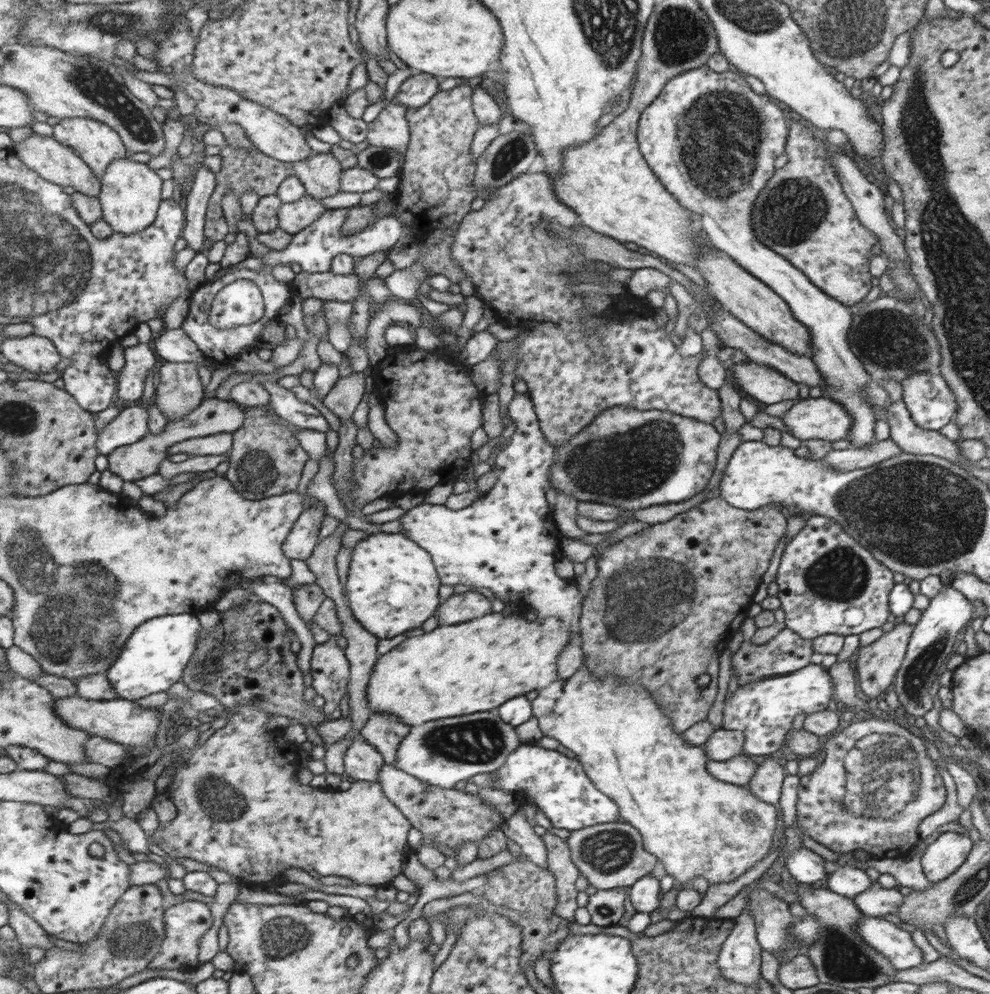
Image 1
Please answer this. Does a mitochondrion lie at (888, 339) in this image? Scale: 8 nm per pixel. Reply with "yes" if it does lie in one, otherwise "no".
yes

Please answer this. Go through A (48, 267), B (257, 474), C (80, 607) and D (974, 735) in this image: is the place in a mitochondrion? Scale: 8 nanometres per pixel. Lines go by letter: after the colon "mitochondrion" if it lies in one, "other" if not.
A: mitochondrion
B: mitochondrion
C: mitochondrion
D: other

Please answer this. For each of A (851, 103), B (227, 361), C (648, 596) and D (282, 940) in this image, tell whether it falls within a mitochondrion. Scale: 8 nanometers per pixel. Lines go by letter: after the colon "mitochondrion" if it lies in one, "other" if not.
A: other
B: other
C: mitochondrion
D: mitochondrion

